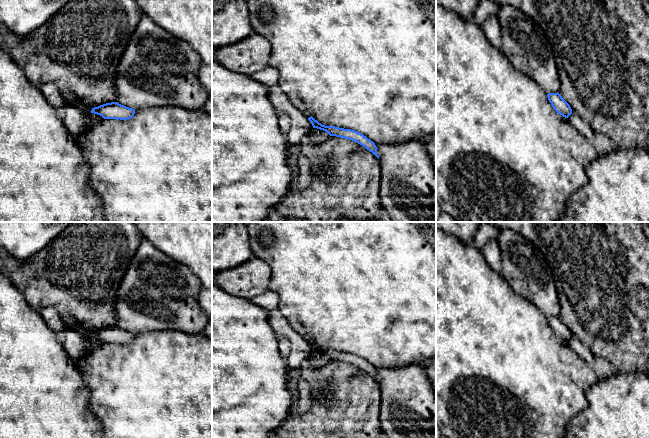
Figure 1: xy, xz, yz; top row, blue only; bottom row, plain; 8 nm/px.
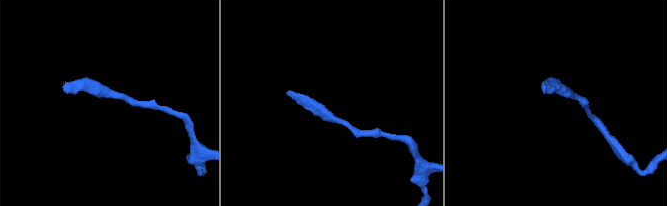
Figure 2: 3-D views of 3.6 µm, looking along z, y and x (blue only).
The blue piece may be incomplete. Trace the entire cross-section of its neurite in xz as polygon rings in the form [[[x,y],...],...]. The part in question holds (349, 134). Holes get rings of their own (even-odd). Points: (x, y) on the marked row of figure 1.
[[[312,116],[309,117],[308,120],[311,122],[313,128],[326,131],[330,136],[336,136],[336,137],[355,141],[358,144],[365,147],[370,152],[372,152],[379,159],[379,156],[377,155],[377,147],[375,143],[370,139],[368,139],[366,136],[364,136],[363,134],[351,129],[344,129],[344,128],[335,127],[335,126],[322,125],[317,120],[315,120]]]

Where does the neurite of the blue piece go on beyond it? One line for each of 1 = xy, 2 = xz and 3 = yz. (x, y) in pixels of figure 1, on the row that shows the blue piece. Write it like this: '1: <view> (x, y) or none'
1: none
2: none
3: none

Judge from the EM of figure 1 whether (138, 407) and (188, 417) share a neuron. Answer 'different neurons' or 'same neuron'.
same neuron

